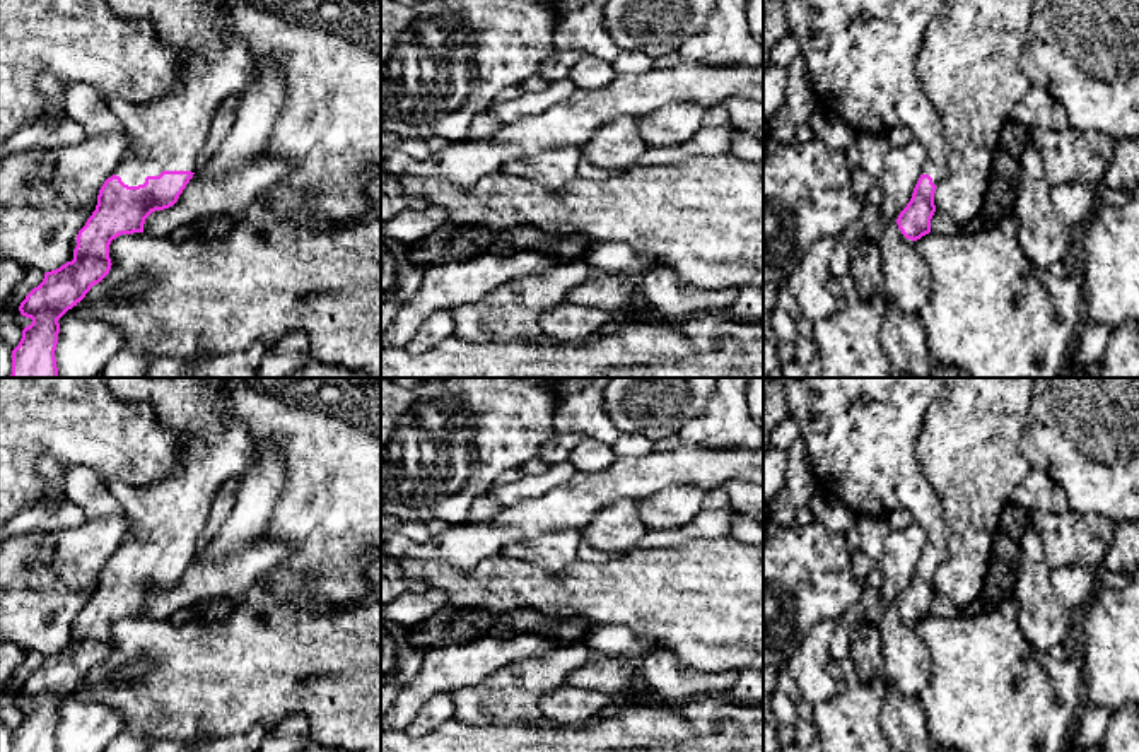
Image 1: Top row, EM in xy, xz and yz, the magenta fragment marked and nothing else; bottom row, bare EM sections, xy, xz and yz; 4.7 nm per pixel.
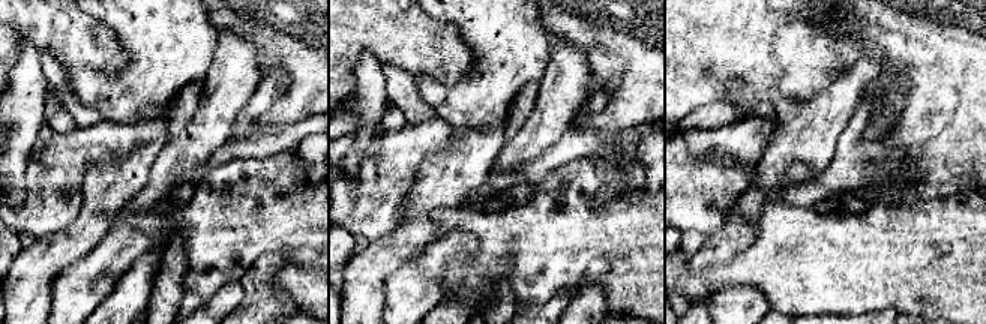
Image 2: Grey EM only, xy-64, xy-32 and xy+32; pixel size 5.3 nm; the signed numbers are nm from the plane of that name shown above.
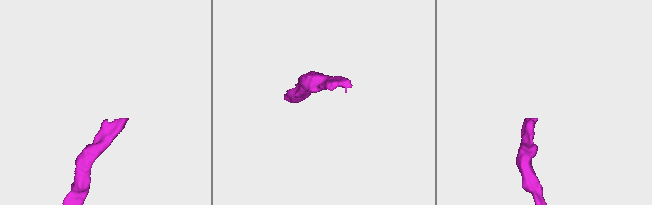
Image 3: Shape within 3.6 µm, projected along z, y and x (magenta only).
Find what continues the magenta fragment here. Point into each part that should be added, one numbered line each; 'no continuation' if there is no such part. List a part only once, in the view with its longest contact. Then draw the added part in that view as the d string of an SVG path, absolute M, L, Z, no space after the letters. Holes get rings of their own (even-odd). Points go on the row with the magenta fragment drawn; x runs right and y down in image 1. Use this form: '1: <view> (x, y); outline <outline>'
1: xy (166, 134); outline M108 0L108 5L121 19L149 21L162 43L178 51L183 65L179 84L150 103L120 97L106 101L106 108L130 138L130 154L114 174L125 185L138 186L147 176L159 176L162 171L195 173L219 106L225 97L239 96L253 73L249 50L227 24L227 5L222 0Z

